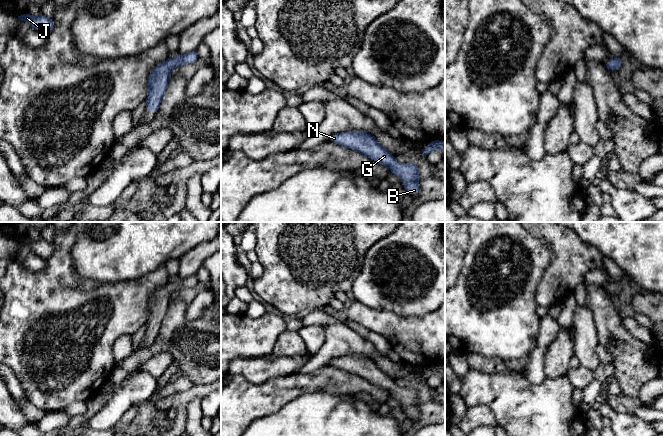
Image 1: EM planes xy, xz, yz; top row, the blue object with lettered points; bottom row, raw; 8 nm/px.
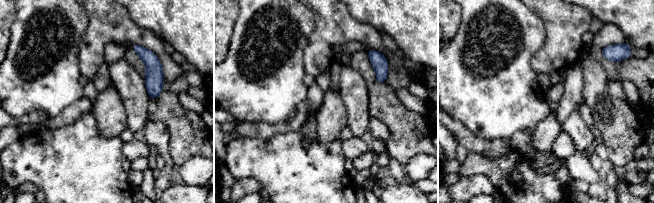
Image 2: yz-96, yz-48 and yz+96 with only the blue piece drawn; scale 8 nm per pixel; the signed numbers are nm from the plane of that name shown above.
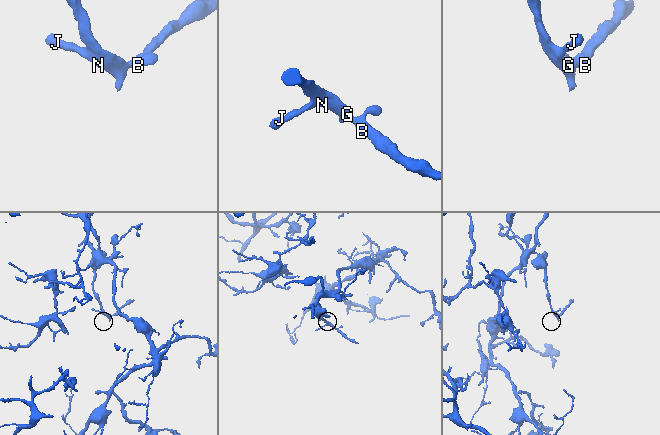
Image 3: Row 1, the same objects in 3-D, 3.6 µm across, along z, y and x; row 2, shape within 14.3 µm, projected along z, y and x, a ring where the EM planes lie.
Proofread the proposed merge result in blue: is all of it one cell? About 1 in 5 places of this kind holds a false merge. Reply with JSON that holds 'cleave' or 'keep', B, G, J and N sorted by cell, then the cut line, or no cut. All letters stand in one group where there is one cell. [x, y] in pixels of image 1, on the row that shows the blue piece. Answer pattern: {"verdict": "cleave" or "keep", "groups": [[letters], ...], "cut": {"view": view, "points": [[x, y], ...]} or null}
{"verdict": "keep", "groups": [["B", "G", "J", "N"]], "cut": null}

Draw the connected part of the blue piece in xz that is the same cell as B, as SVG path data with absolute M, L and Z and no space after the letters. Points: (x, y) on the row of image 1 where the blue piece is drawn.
M344 131L332 135L330 142L355 150L376 162L386 165L390 173L400 177L405 189L411 195L419 194L418 166L397 163L395 156L382 147L377 139L364 131Z

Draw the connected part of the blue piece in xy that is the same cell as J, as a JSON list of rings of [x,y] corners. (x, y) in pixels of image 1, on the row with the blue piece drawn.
[[[28,12],[21,16],[18,16],[18,20],[25,20],[29,22],[34,29],[45,36],[50,34],[55,26],[55,22],[53,19],[47,18],[43,15],[33,17]]]

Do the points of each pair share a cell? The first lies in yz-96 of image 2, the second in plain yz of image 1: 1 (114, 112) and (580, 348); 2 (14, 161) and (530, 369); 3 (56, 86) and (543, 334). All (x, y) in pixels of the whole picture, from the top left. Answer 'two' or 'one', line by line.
1: two
2: two
3: two

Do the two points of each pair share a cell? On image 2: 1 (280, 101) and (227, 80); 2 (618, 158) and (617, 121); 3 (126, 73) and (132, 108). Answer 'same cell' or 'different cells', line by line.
1: same cell
2: same cell
3: same cell

